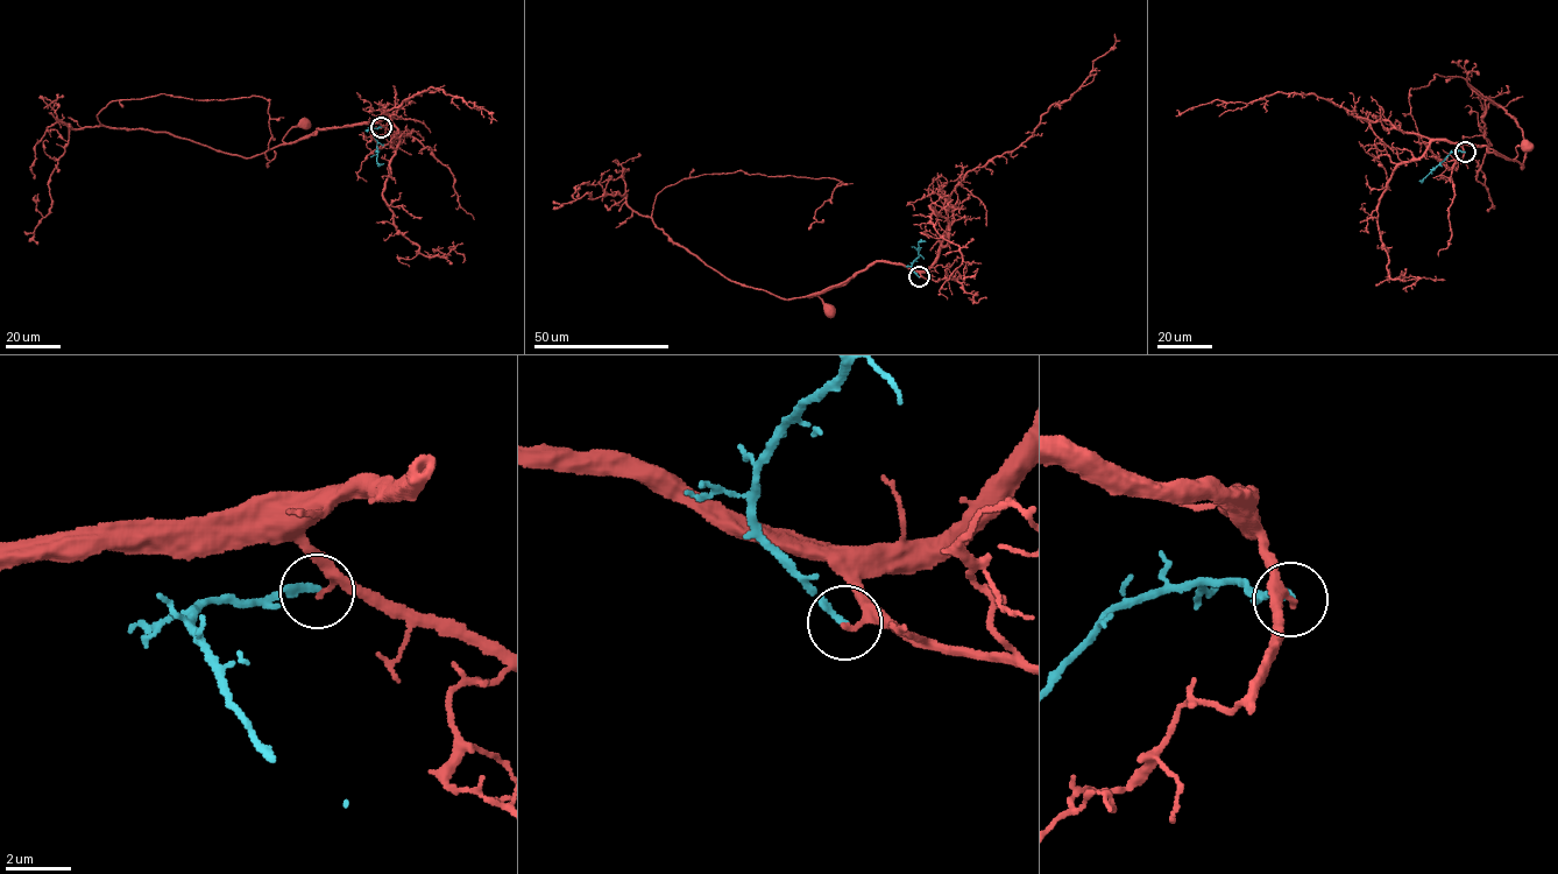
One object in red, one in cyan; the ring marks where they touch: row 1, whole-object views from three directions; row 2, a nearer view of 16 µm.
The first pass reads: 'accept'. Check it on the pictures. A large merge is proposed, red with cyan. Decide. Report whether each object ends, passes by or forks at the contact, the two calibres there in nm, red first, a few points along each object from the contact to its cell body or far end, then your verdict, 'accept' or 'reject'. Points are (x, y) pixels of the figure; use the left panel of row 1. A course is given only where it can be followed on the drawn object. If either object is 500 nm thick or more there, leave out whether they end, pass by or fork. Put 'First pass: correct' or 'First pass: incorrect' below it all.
red ends; cyan ends; calibres 190 and 200 nm; course red (381, 127), (379, 124), (368, 124), (318, 128), (284, 142), (283, 136), (292, 127), (305, 124); course cyan (381, 127), (370, 129), (377, 141), (376, 159), (383, 163); reject
First pass: incorrect

